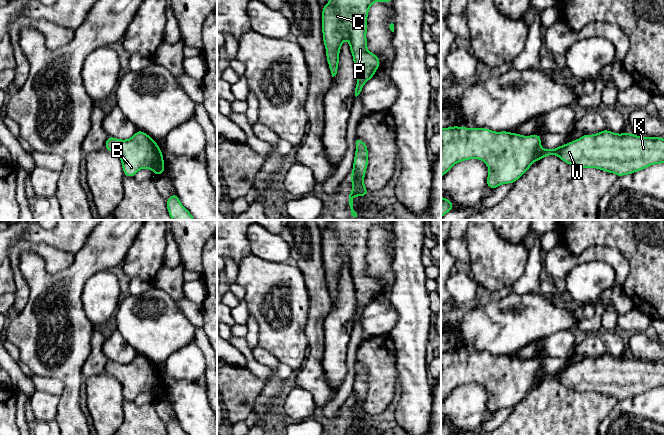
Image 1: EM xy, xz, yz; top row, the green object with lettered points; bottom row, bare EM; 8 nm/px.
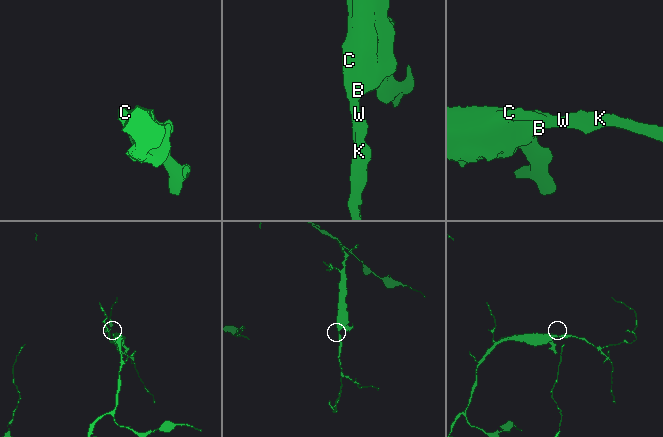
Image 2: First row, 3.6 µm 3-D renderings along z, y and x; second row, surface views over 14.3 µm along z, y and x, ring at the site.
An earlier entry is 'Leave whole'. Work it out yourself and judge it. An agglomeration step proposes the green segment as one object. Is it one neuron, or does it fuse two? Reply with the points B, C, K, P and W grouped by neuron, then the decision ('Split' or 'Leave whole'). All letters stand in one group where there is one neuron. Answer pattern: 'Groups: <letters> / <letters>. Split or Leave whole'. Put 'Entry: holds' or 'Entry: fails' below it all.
Groups: B C K P W. Leave whole
Entry: holds

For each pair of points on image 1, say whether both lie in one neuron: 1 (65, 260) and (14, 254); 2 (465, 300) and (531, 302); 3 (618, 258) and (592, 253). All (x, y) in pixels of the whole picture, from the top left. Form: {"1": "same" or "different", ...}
{"1": "same", "2": "different", "3": "same"}

